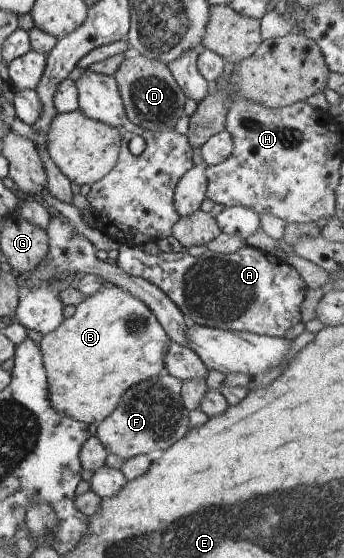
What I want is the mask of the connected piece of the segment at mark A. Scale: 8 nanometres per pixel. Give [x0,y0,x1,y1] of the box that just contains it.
[116,241,308,338]

